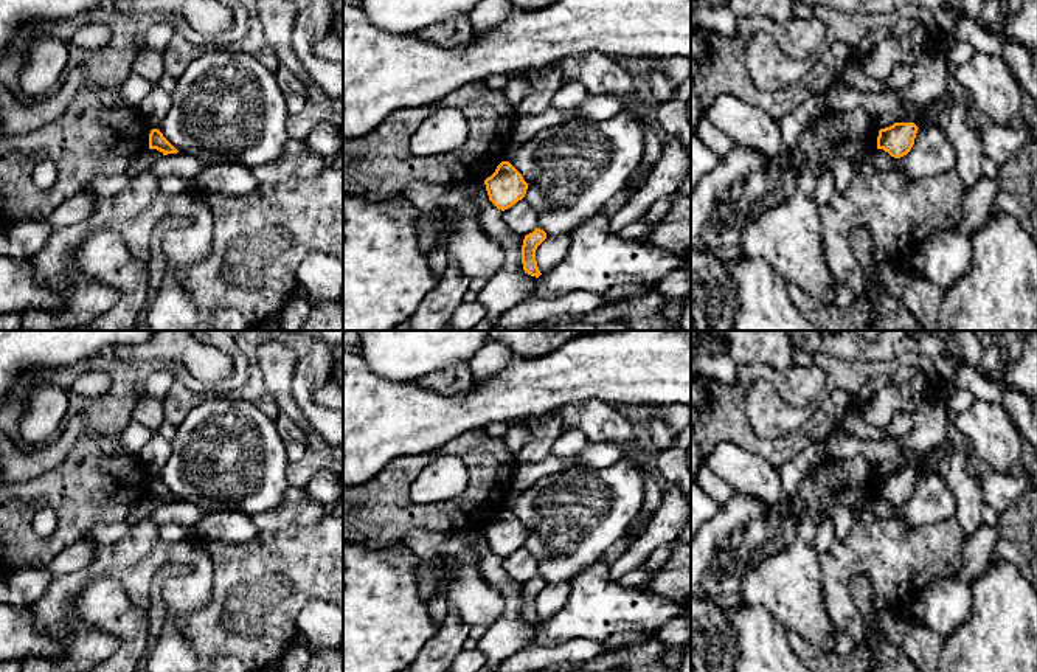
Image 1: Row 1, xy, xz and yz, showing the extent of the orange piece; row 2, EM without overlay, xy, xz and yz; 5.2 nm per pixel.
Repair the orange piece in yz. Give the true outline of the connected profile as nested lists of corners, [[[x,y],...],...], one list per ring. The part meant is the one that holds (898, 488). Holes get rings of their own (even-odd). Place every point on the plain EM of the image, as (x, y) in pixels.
[[[894,470],[890,475],[880,476],[877,484],[877,497],[883,497],[894,506],[907,503],[917,481],[914,470]]]

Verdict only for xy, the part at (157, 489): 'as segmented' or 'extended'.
as segmented

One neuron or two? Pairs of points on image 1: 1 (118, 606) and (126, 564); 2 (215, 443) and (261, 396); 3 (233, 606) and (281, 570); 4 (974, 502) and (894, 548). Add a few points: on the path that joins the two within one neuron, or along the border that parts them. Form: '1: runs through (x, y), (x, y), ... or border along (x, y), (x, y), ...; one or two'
1: border along (84, 585), (114, 578), (145, 609); two
2: border along (253, 404), (278, 432); two
3: runs through (246, 604), (269, 581); one
4: border along (952, 516), (967, 536); two

